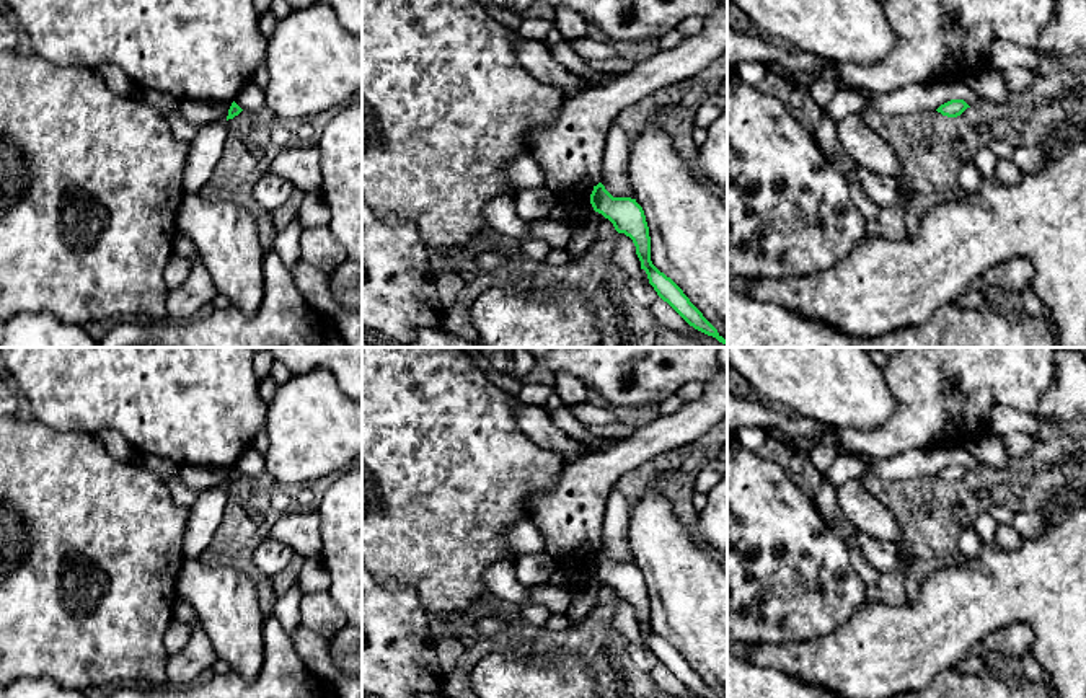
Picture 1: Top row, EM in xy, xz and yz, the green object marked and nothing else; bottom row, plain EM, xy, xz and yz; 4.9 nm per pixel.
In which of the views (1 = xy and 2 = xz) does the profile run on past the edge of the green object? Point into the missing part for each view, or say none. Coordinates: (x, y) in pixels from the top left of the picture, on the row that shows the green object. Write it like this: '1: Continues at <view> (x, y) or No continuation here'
1: No continuation here
2: No continuation here

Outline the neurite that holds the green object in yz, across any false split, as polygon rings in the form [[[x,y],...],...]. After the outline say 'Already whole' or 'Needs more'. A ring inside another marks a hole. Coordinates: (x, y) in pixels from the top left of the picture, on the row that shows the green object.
[[[951,99],[941,104],[936,111],[947,117],[960,116],[967,108],[970,108],[964,99]]]. Already whole

